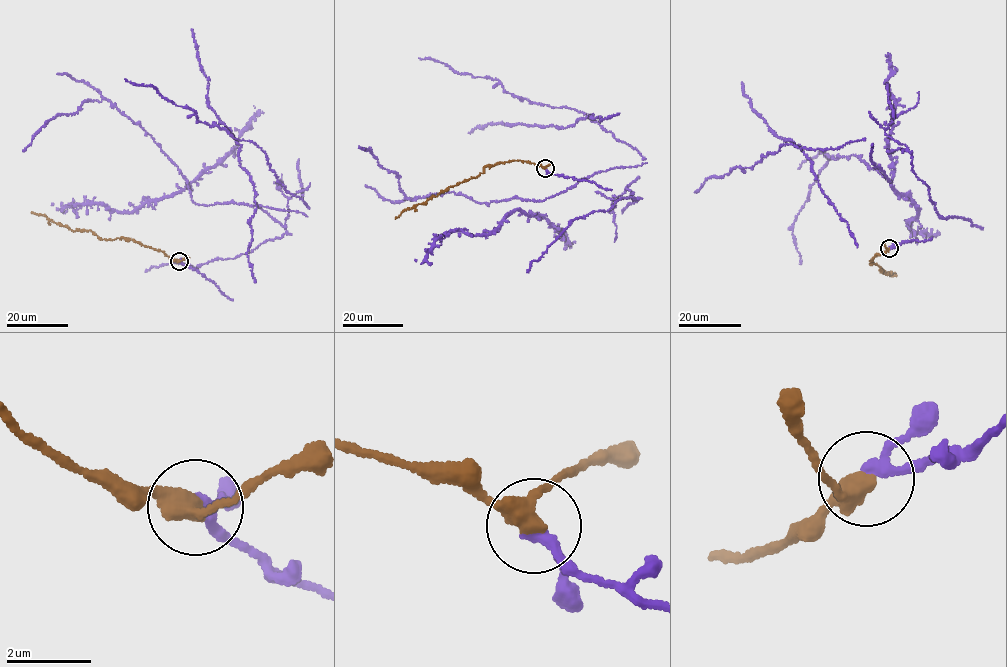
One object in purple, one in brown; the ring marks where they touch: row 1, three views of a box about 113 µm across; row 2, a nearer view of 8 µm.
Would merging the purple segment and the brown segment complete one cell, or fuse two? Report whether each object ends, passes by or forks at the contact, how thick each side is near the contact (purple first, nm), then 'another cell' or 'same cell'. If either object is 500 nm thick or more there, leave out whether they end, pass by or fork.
purple passes by; brown passes by; calibres 240 and 400 nm; same cell

